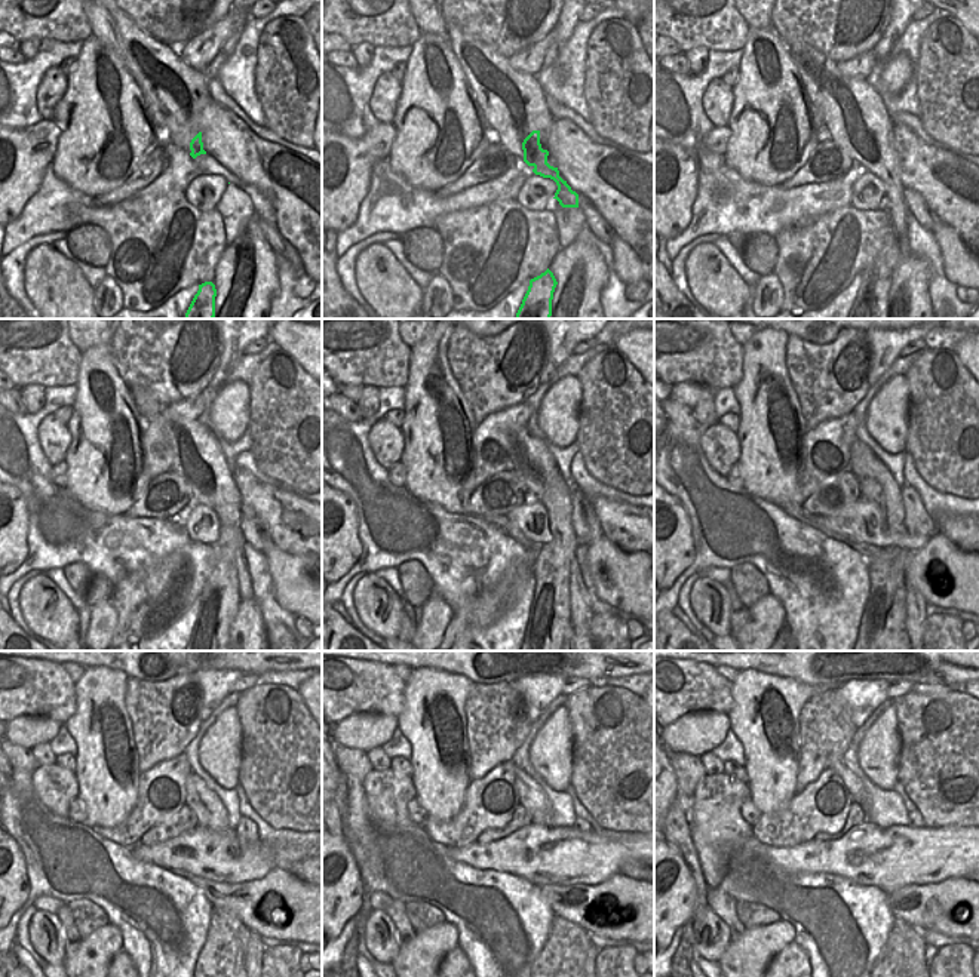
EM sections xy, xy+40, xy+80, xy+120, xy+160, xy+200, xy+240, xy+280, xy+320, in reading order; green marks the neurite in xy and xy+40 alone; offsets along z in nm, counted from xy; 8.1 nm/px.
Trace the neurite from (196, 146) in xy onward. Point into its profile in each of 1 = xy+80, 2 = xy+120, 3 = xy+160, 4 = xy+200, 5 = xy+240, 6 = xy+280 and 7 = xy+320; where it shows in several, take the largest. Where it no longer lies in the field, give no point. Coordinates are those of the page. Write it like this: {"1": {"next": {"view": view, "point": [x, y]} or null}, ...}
{"1": {"next": {"view": "xy+80", "point": [877, 279]}}, "2": {"next": {"view": "xy+120", "point": [218, 604]}}, "3": {"next": {"view": "xy+160", "point": [549, 620]}}, "4": {"next": {"view": "xy+200", "point": [883, 620]}}, "5": {"next": {"view": "xy+240", "point": [223, 952]}}, "6": {"next": {"view": "xy+280", "point": [565, 949]}}, "7": {"next": {"view": "xy+320", "point": [904, 952]}}}

